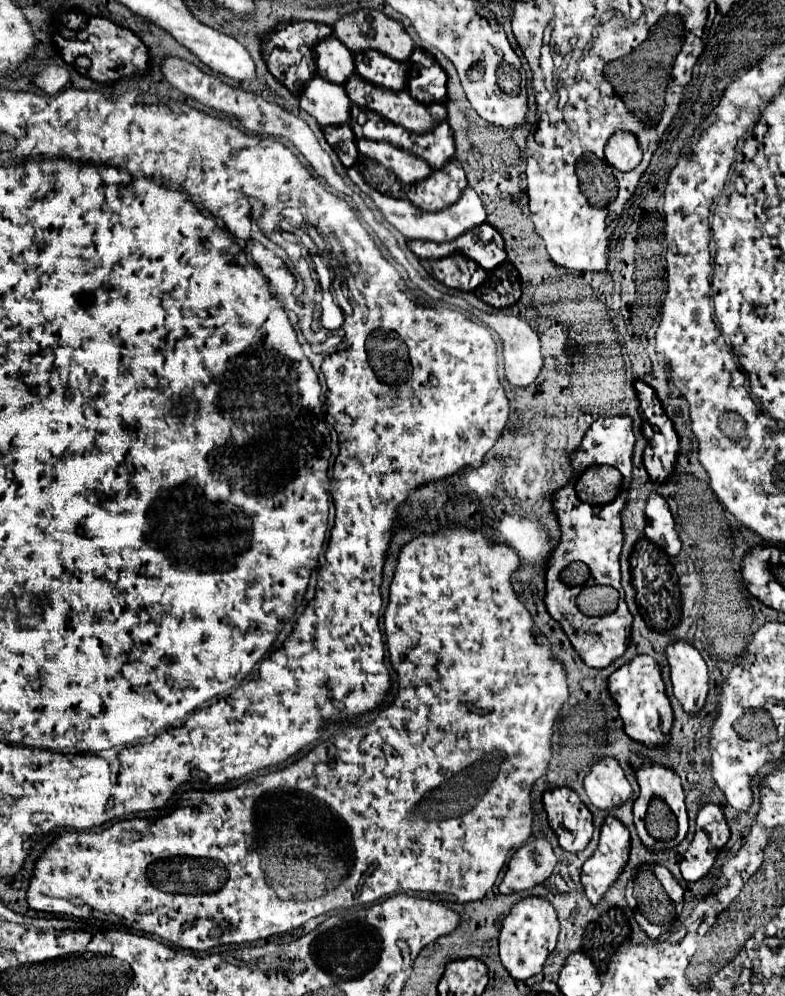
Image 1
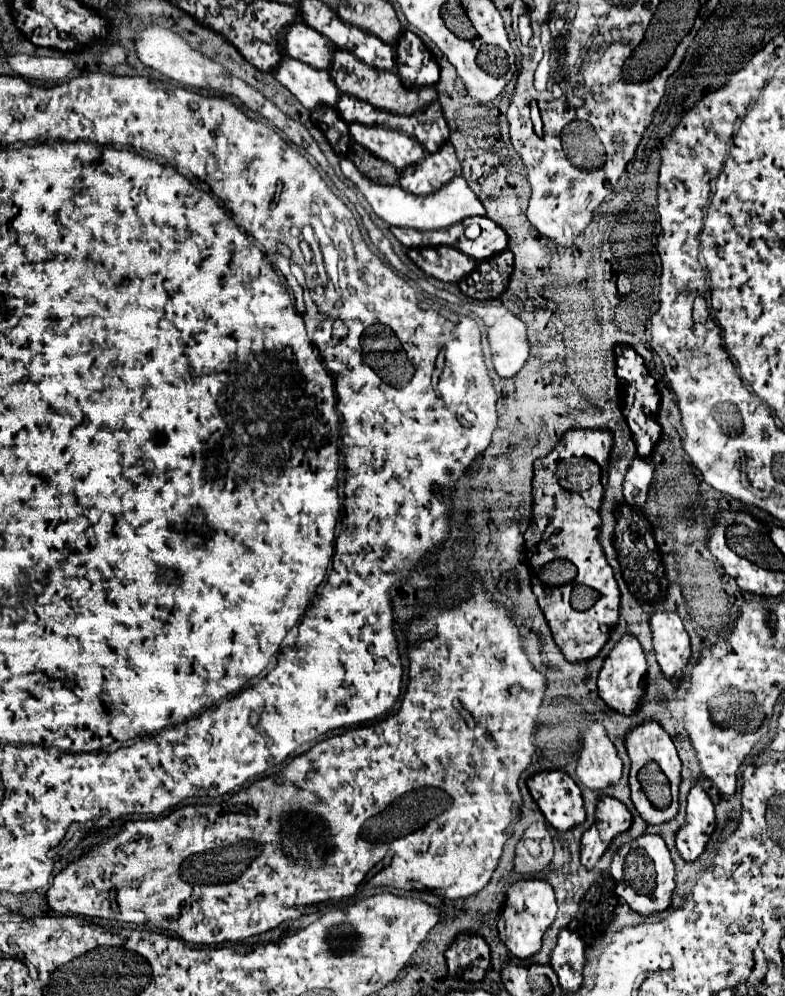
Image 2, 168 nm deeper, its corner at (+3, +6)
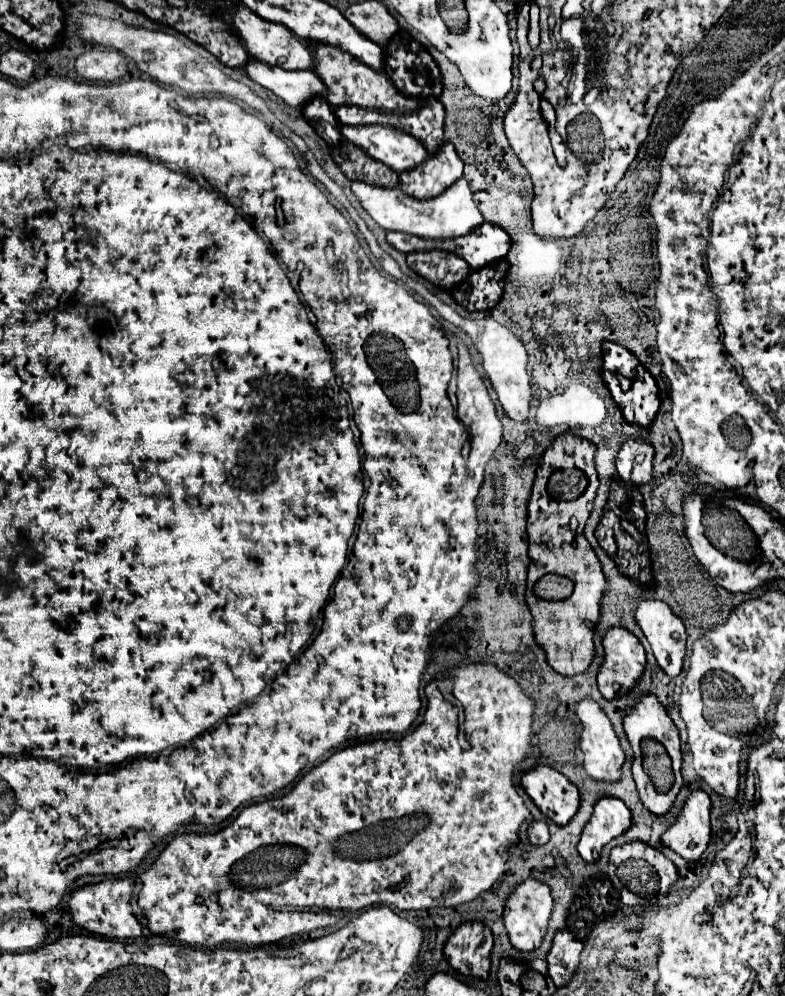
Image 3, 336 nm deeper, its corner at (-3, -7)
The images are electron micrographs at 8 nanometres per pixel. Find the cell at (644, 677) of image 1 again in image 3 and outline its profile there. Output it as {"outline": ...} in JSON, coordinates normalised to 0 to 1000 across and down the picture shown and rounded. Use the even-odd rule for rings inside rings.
{"outline":[[[777,631],[769,639],[772,661],[762,675],[762,691],[772,703],[787,701],[787,691],[808,691],[815,683],[823,657],[805,635],[795,631]]]}

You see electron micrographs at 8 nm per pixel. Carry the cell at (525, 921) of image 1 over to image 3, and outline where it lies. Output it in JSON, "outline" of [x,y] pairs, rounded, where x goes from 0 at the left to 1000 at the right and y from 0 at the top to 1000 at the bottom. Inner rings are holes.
{"outline":[[[673,882],[665,888],[660,888],[657,894],[650,898],[650,902],[645,904],[645,912],[642,912],[642,930],[650,940],[650,948],[662,956],[678,956],[688,952],[698,934],[703,914],[706,914],[706,904],[696,888],[680,882]]]}

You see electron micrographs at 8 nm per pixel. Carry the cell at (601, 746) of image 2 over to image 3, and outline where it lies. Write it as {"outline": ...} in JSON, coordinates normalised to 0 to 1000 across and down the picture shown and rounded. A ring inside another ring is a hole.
{"outline":[[[746,701],[734,709],[734,717],[741,723],[741,741],[739,741],[739,751],[744,755],[744,773],[752,781],[757,781],[759,785],[769,785],[769,787],[785,787],[792,781],[792,767],[795,767],[795,755],[790,751],[787,739],[775,723],[775,719],[767,715],[767,711]]]}

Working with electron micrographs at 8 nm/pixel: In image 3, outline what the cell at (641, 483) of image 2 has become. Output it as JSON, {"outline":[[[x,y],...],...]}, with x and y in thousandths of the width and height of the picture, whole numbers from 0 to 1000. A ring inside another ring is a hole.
{"outline":[[[818,442],[797,444],[785,458],[785,472],[790,482],[805,490],[818,490],[831,484],[833,470],[833,450]]]}

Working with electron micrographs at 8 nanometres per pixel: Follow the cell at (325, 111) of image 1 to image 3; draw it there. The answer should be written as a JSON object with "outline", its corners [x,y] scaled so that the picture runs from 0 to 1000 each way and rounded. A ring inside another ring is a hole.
{"outline":[[[318,60],[313,68],[308,68],[324,82],[346,90],[369,106],[390,106],[395,100],[405,96],[415,96],[415,84],[408,80],[403,72],[369,72],[362,68],[344,68],[344,64],[334,64],[329,60]]]}

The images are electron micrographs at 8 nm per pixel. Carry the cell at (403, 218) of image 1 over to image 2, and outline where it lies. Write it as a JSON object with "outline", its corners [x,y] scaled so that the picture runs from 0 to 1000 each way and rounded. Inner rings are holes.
{"outline":[[[436,158],[433,162],[436,174],[459,190],[459,194],[466,198],[466,202],[471,204],[471,208],[476,210],[476,214],[494,226],[504,226],[504,228],[525,228],[525,230],[535,230],[535,232],[550,232],[550,230],[566,230],[573,228],[578,224],[591,222],[594,218],[604,218],[604,216],[619,216],[619,210],[614,208],[614,204],[609,202],[609,198],[604,196],[604,192],[596,188],[594,180],[589,176],[573,180],[563,190],[558,190],[555,194],[548,196],[525,196],[520,192],[515,192],[510,188],[510,184],[504,186],[487,186],[479,184],[474,180],[464,180],[464,176],[459,176],[459,170],[448,164],[448,160]]]}

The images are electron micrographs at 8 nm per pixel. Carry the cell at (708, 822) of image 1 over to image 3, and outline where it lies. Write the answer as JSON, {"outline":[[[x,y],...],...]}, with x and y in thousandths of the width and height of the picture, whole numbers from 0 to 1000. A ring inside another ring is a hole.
{"outline":[[[884,793],[876,799],[861,827],[843,839],[843,845],[874,863],[892,863],[907,837],[904,809],[904,799],[897,793]]]}

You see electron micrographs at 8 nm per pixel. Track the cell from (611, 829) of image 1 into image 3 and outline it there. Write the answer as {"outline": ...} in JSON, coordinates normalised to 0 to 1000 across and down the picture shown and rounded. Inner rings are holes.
{"outline":[[[764,801],[757,809],[757,817],[752,825],[741,833],[741,841],[736,845],[736,855],[744,865],[762,865],[767,851],[800,835],[805,829],[805,817],[795,809],[795,805],[785,801]]]}

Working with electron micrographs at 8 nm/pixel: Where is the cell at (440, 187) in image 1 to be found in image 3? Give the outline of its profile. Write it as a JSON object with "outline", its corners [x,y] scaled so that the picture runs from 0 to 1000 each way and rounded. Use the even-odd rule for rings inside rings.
{"outline":[[[566,143],[563,149],[535,167],[510,175],[510,189],[532,201],[553,199],[589,179],[589,161],[578,147]]]}

